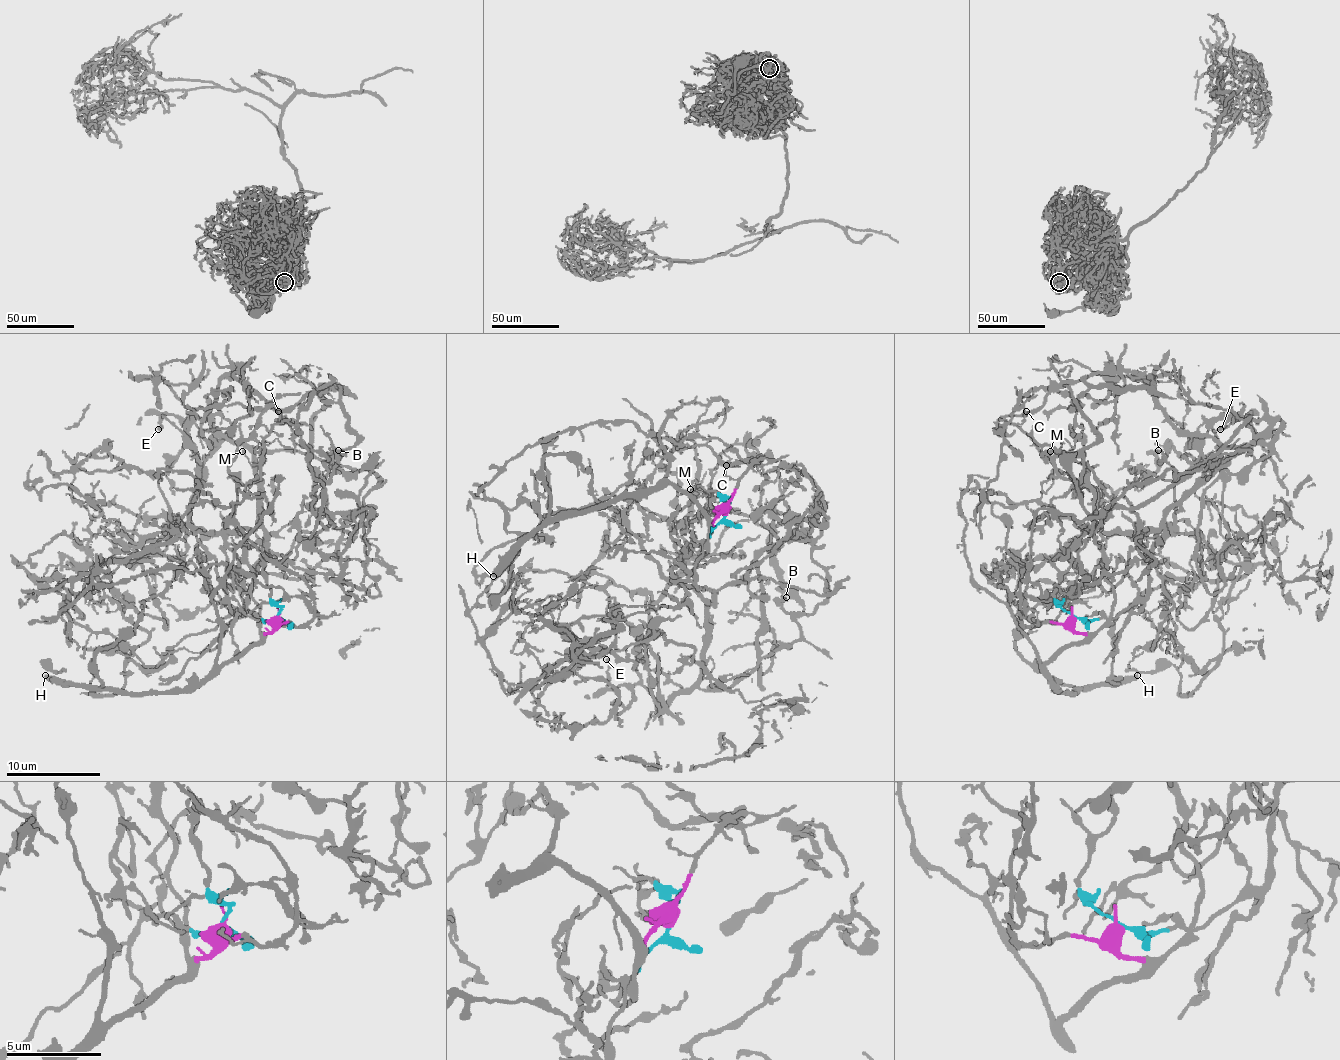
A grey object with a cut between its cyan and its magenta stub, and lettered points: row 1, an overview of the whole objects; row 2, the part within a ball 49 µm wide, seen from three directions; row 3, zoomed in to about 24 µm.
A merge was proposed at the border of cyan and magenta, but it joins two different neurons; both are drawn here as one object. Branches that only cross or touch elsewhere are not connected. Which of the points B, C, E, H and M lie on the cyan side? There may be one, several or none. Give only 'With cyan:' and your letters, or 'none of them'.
With cyan: B, E

